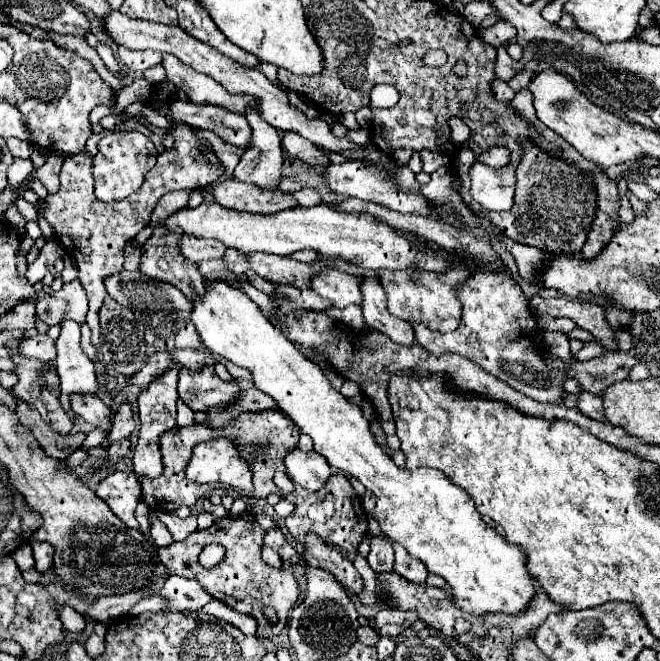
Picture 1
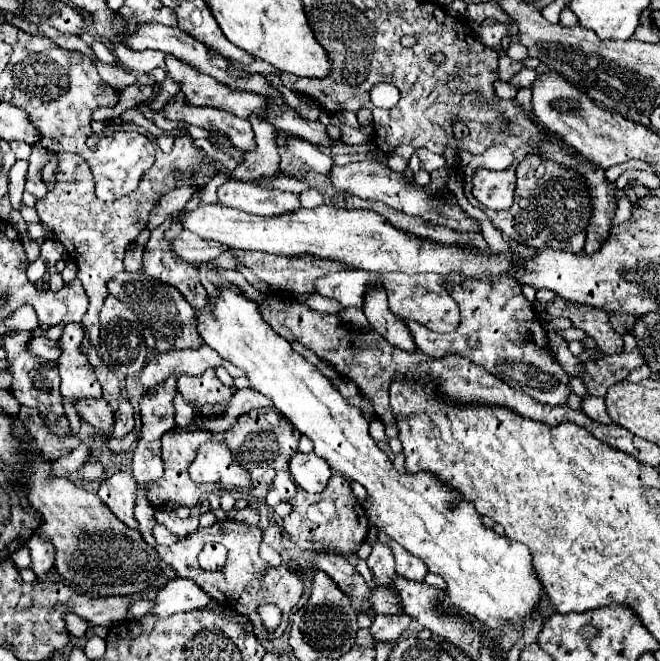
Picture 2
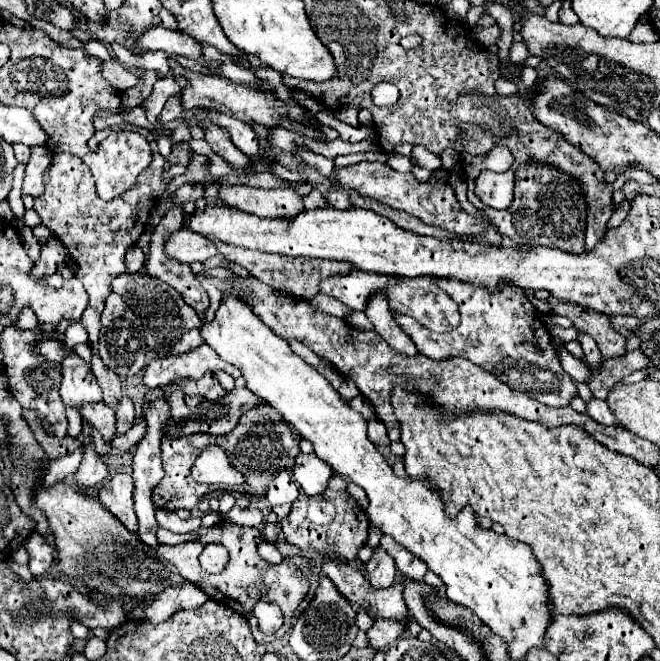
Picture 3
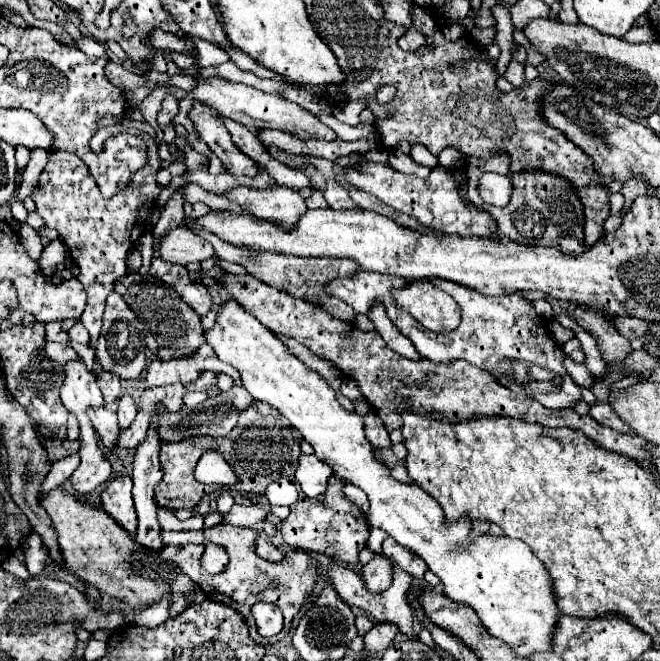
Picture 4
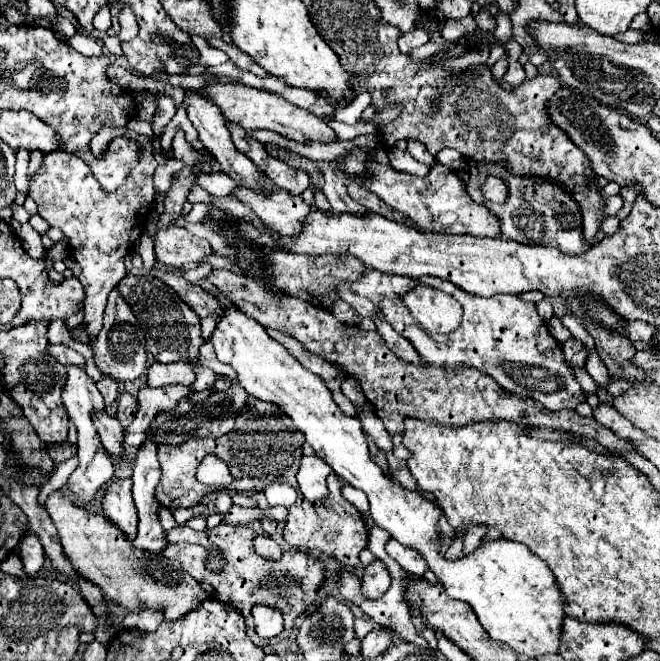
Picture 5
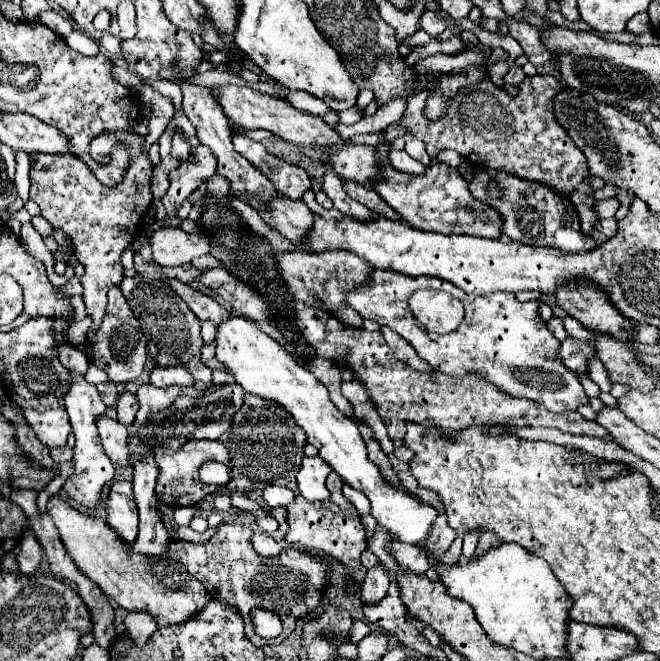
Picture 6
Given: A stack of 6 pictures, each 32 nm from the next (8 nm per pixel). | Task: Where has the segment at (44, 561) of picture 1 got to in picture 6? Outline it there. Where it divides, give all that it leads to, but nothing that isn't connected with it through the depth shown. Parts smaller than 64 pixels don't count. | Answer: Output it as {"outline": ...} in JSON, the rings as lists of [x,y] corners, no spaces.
{"outline":[[[30,532],[20,540],[20,554],[18,554],[18,564],[22,574],[34,574],[40,568],[42,562],[42,546],[38,538]]]}

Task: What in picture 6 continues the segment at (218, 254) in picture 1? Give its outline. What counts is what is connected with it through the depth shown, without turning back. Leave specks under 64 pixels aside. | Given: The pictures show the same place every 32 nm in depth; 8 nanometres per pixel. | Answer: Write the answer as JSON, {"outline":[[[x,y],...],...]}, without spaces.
{"outline":[[[162,226],[152,238],[152,254],[158,266],[184,266],[210,252],[210,244],[204,238],[192,236],[182,228]]]}

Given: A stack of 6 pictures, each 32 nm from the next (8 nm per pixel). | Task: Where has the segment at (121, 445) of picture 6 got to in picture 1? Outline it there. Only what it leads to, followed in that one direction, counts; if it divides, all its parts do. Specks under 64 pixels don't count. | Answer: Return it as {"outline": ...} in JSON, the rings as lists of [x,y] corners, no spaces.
{"outline":[[[72,394],[70,396],[70,406],[72,412],[82,418],[84,422],[90,422],[94,426],[106,426],[108,424],[108,416],[110,410],[108,406],[104,406],[98,396],[92,394]]]}

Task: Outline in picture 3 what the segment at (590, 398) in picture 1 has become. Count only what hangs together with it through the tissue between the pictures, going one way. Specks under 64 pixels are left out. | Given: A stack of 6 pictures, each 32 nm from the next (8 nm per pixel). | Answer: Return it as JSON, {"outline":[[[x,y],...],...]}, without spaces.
{"outline":[[[598,398],[588,400],[586,414],[604,426],[618,426],[616,420],[612,420],[612,412],[608,412],[608,404],[604,400],[598,400]]]}

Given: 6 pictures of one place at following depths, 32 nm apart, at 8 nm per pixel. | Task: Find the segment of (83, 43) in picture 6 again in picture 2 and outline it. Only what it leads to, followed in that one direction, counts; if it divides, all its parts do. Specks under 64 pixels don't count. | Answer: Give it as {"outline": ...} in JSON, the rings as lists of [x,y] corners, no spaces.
{"outline":[[[94,42],[94,44],[92,44],[92,50],[96,52],[96,56],[98,56],[102,62],[106,62],[106,64],[110,64],[110,66],[116,66],[116,64],[118,64],[116,58],[114,58],[114,54],[106,48],[106,44],[102,44],[102,42]]]}

